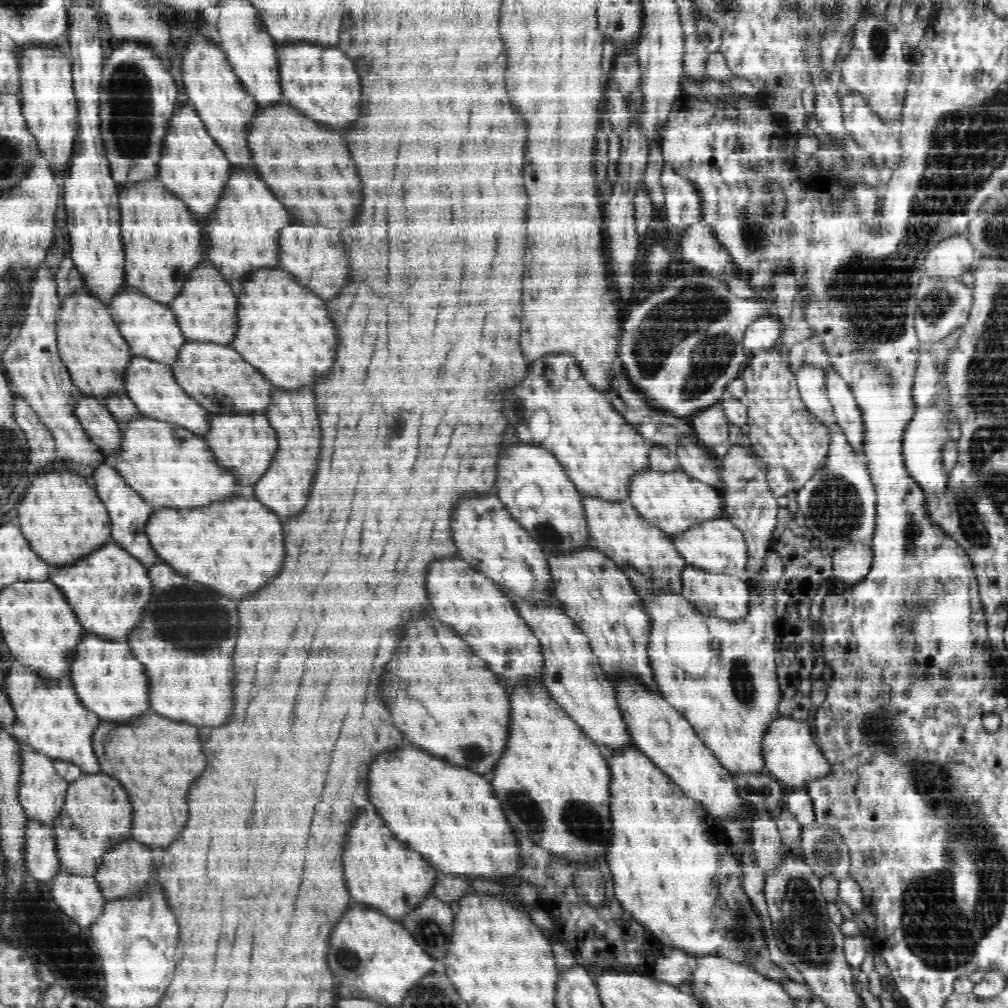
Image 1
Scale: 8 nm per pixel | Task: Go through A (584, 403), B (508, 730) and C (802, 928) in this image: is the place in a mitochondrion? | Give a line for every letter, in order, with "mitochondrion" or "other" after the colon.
A: other
B: other
C: mitochondrion

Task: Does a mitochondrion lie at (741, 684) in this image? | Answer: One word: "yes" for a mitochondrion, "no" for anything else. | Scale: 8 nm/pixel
yes

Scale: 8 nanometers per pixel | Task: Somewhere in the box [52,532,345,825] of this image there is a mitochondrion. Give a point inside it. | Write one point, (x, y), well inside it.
(208, 622)

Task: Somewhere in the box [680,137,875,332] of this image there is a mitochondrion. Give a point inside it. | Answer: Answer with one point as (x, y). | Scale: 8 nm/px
(752, 231)

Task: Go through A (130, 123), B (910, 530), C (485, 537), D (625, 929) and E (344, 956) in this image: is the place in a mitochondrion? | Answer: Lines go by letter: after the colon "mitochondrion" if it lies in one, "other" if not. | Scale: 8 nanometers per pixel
A: mitochondrion
B: mitochondrion
C: other
D: other
E: mitochondrion

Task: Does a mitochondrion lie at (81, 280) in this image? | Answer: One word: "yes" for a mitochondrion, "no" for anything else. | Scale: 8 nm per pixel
no

